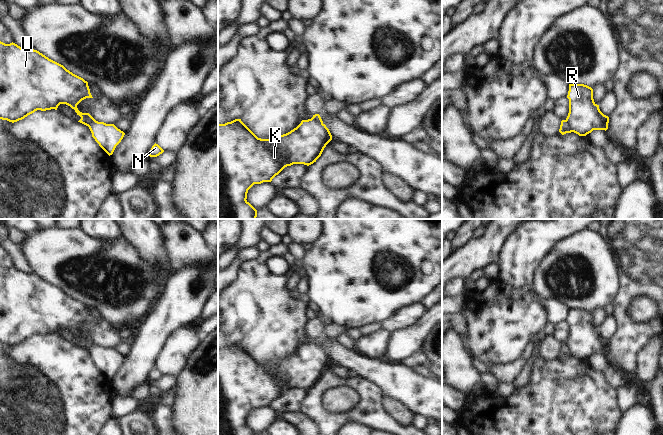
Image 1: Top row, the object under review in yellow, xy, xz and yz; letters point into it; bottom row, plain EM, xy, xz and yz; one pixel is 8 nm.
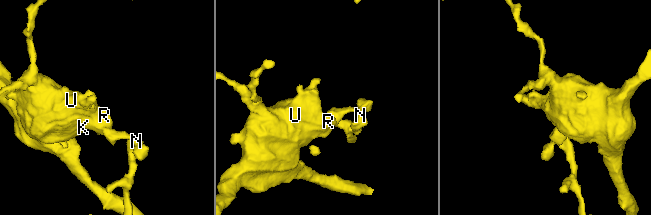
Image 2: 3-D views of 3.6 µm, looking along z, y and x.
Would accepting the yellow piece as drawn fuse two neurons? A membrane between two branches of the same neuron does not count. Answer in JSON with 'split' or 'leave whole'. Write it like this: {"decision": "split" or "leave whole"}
{"decision": "split"}

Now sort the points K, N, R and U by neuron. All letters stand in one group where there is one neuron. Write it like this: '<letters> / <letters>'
K R U / N

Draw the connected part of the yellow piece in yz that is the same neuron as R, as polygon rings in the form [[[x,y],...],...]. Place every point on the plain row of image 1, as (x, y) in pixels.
[[[569,308],[567,322],[569,337],[566,345],[571,354],[579,360],[586,360],[593,354],[607,354],[609,341],[604,339],[594,326],[593,313],[584,308]]]

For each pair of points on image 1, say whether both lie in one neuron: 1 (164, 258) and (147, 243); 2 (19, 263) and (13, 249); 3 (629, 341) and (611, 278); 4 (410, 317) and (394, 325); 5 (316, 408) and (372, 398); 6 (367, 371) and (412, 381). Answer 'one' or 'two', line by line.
1: one
2: one
3: two
4: one
5: one
6: one

